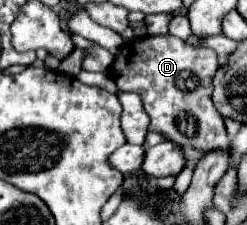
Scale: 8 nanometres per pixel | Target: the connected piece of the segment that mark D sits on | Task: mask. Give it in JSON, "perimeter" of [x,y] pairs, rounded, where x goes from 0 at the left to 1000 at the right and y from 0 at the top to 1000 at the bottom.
{"perimeter":[[[595,156],[498,191],[441,298],[441,333],[490,404],[530,404],[571,431],[579,484],[603,511],[603,582],[838,680],[846,662],[927,653],[903,520],[854,458],[854,360],[879,298],[879,236],[862,218],[765,200],[700,156]]]}

